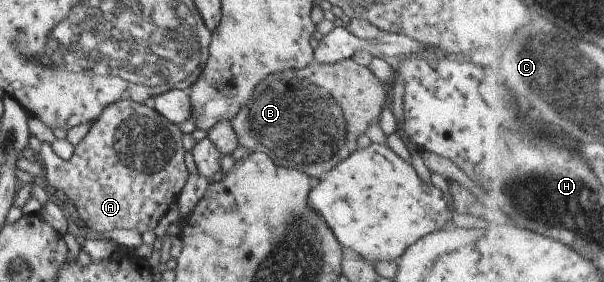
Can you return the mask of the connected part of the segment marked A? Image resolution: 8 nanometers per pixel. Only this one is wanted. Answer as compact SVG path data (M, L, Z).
M129 99L110 103L94 119L90 129L78 144L68 161L59 159L47 143L41 143L37 158L44 168L41 175L48 185L62 191L75 205L81 221L96 233L108 233L113 229L132 229L140 236L154 229L159 220L176 202L182 187L188 180L181 147L181 132L176 125L164 120L148 104L135 103Z

